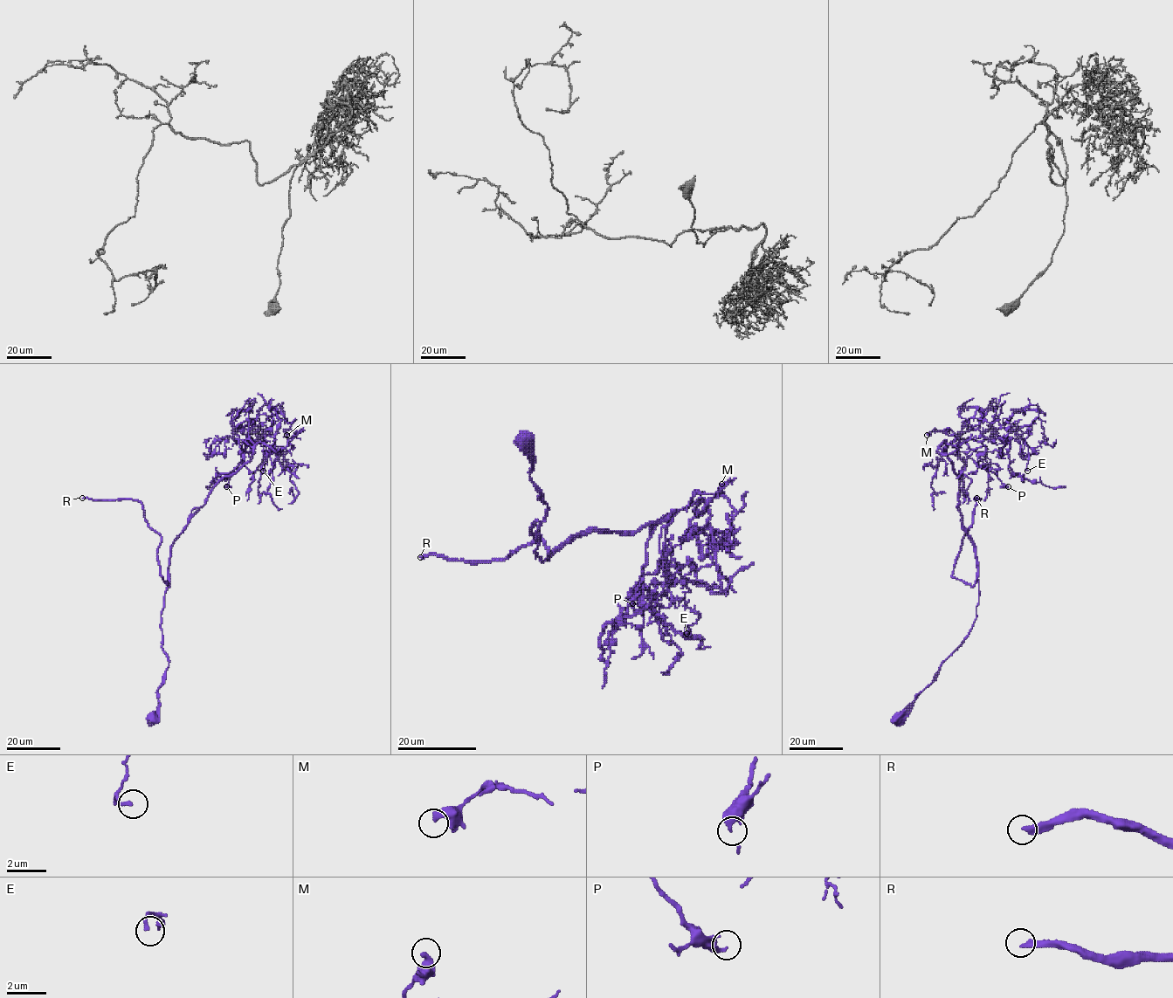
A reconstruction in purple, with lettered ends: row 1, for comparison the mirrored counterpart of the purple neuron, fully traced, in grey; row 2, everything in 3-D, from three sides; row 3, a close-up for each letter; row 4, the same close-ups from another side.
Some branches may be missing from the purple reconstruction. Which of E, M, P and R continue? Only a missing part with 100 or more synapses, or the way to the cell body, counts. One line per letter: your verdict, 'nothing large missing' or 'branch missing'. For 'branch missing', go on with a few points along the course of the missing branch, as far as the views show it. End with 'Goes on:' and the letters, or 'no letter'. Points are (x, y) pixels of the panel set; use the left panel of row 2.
E: nothing large missing
M: nothing large missing
P: nothing large missing
R: branch missing
Goes on: R

